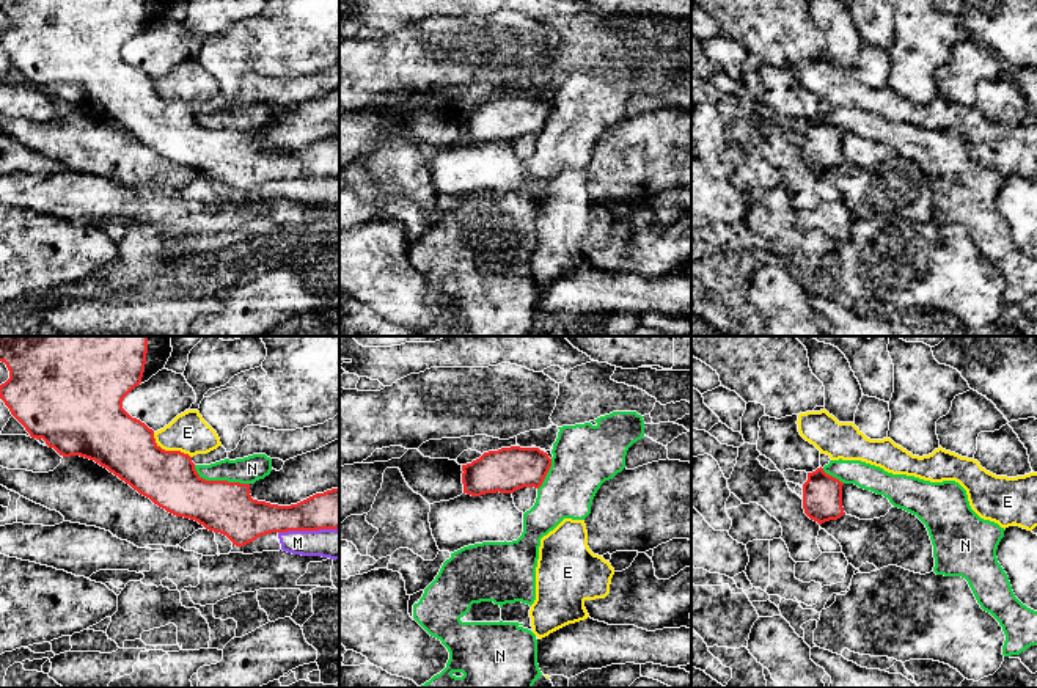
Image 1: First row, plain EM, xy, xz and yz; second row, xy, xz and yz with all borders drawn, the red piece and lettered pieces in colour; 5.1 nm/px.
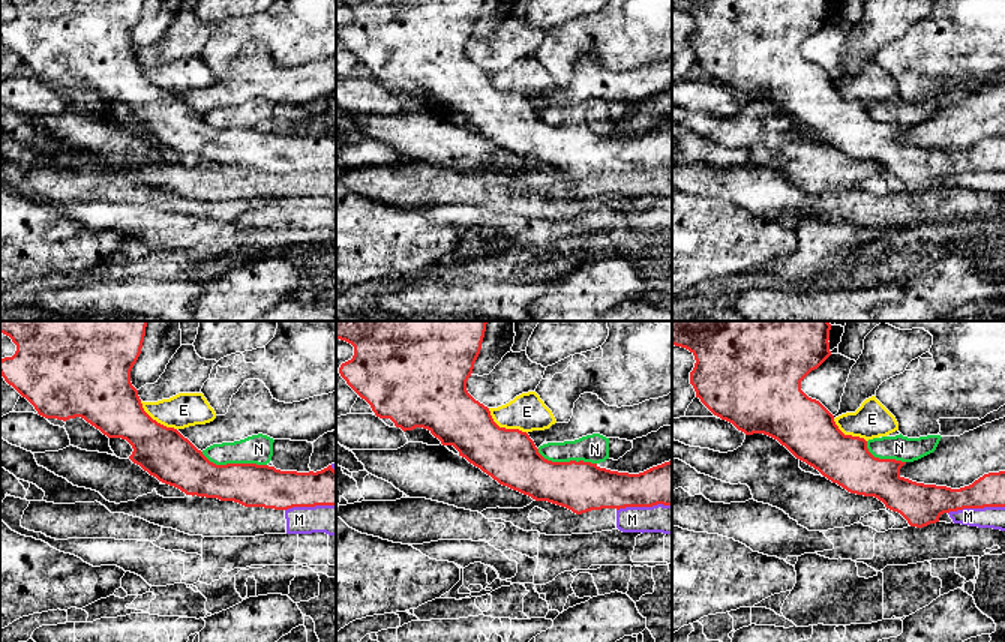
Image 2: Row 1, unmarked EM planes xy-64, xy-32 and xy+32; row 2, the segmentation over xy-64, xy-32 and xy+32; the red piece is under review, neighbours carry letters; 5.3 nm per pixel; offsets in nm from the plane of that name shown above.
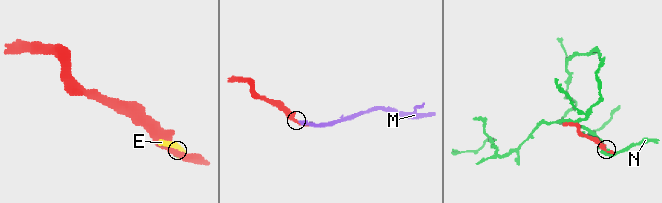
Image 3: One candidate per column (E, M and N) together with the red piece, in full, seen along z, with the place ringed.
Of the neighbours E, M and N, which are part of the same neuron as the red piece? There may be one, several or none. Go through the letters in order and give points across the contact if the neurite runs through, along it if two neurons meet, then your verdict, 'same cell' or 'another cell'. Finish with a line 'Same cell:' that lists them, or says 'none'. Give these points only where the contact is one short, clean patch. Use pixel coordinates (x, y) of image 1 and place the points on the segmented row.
E: another cell
M: another cell
N: along xy (194, 465), (206, 479), (249, 484) | another cell
Same cell: none

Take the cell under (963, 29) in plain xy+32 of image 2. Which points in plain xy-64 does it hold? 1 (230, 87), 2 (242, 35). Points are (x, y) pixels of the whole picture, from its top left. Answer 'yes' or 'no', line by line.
1: no
2: yes

